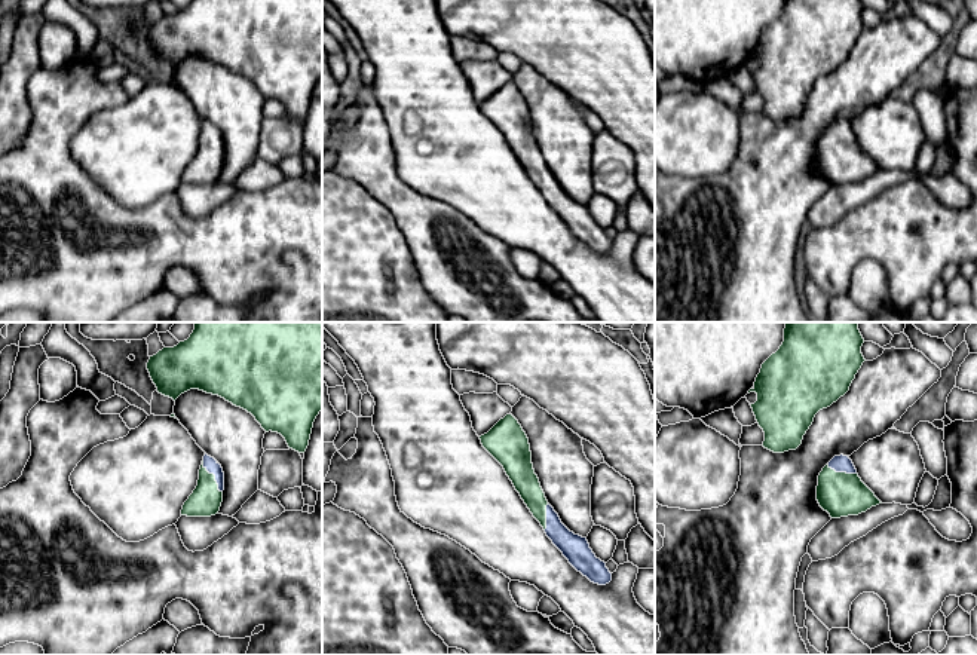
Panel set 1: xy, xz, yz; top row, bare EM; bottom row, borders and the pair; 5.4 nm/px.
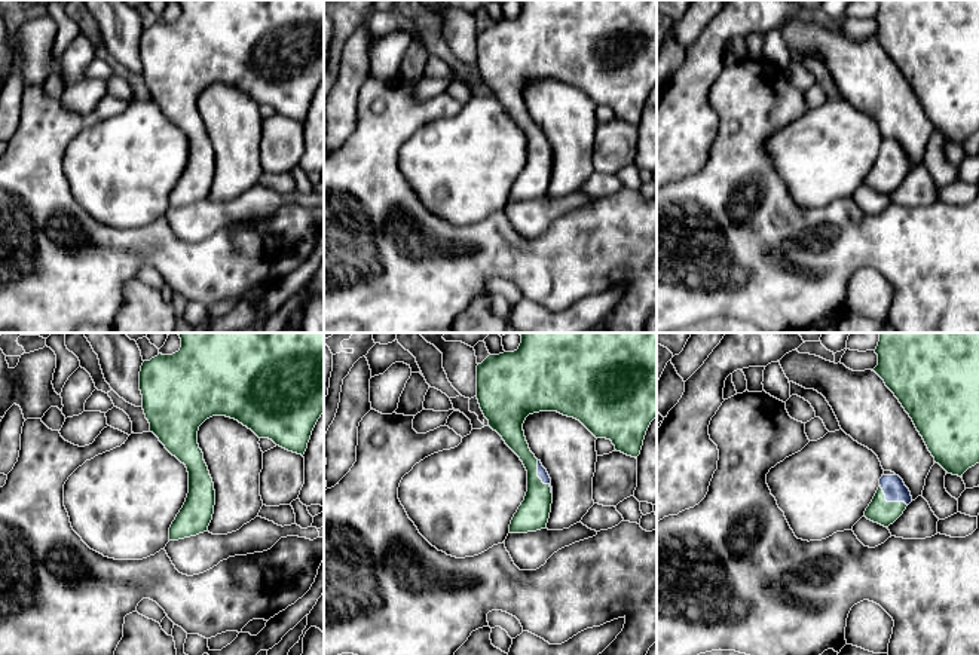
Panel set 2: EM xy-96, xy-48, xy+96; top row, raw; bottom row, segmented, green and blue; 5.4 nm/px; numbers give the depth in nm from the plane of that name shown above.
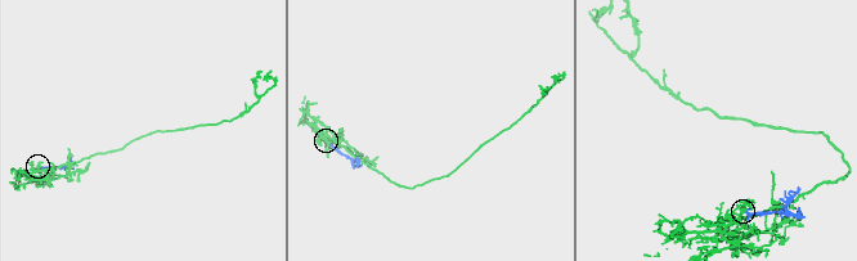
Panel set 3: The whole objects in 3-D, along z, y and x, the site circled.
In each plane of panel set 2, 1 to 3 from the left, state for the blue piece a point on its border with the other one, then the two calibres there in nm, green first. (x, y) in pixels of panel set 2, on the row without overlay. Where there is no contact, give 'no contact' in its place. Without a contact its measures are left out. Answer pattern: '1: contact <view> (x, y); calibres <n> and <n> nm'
1: no contact
2: contact xy-48 (538, 144); calibres 170 and 60 nm
3: contact xy+96 (889, 170); calibres 130 and 120 nm

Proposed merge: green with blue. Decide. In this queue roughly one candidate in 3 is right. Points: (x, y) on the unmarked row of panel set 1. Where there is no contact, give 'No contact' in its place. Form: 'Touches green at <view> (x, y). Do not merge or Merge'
Touches green at xy (214, 143). Merge

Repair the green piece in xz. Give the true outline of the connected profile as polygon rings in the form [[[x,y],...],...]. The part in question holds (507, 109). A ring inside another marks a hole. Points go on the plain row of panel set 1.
[[[506,82],[480,107],[483,114],[503,134],[533,184],[569,230],[591,250],[609,251],[612,241],[606,230],[595,224],[586,205],[575,202],[561,190],[548,171],[533,137],[529,105],[518,88]]]

